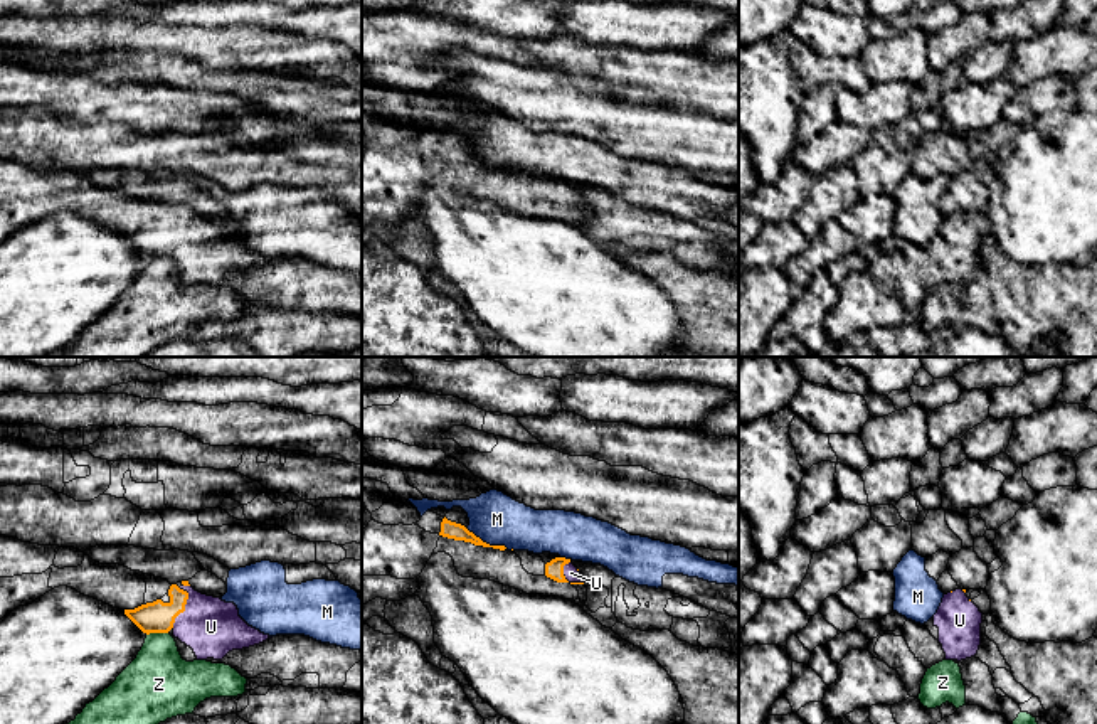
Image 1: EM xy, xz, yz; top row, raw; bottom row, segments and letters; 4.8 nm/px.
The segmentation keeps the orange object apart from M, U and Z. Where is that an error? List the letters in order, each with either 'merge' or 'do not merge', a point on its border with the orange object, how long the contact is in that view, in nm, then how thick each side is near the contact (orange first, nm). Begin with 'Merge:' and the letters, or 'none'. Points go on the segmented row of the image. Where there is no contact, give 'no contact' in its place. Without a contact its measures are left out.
Merge: U
M: do not merge; meets orange in xz at (485, 542); contact 220 nm long; 80 nm thick on the orange side, 240 nm on the other
U: merge; meets orange in xy at (185, 603); contact 220 nm long; 150 nm thick on the orange side, 280 nm on the other
Z: do not merge; meets orange in xy at (157, 632); contact 110 nm long; 150 nm thick on the orange side, 340 nm on the other

